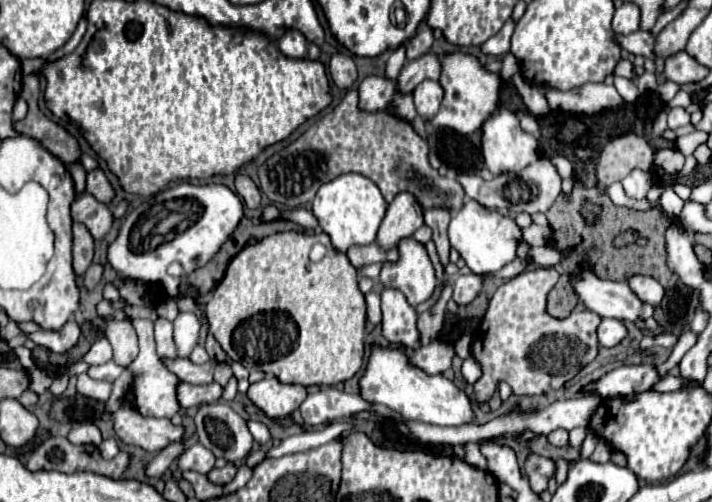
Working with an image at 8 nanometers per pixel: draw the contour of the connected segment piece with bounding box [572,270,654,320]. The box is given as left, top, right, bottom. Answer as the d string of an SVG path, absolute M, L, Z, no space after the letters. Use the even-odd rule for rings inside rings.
M584 270L582 276L574 276L572 286L580 298L580 304L600 316L616 320L646 320L654 312L654 306L642 304L626 282L600 280L592 270Z

